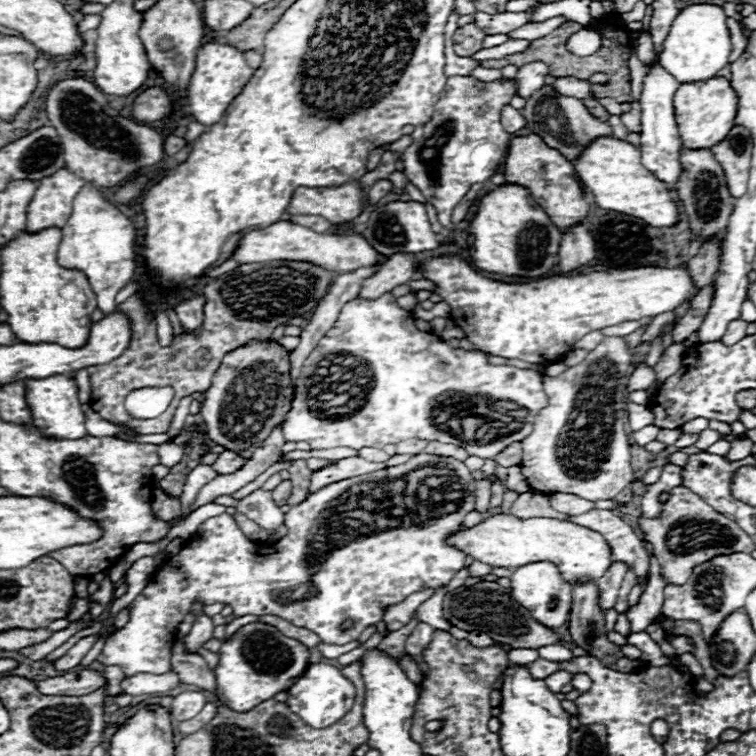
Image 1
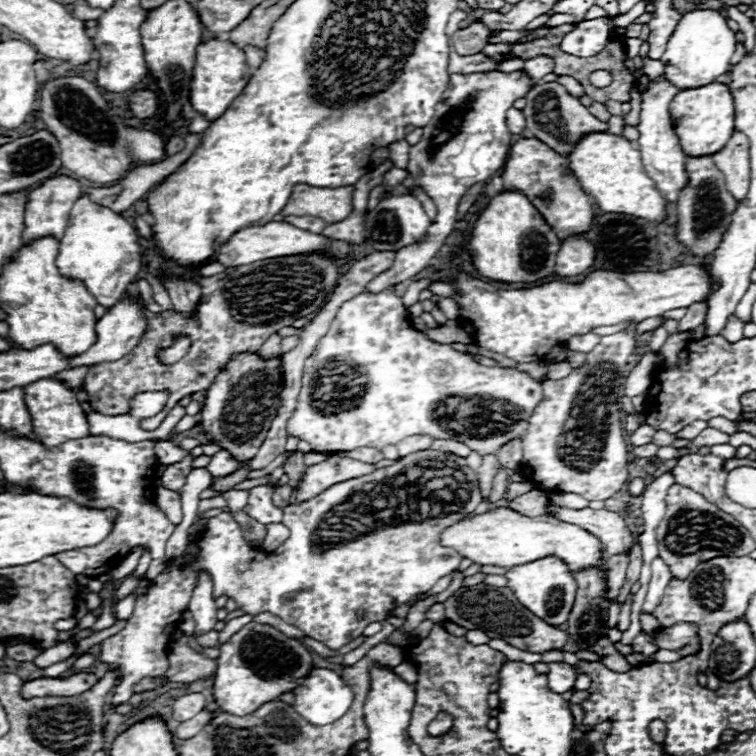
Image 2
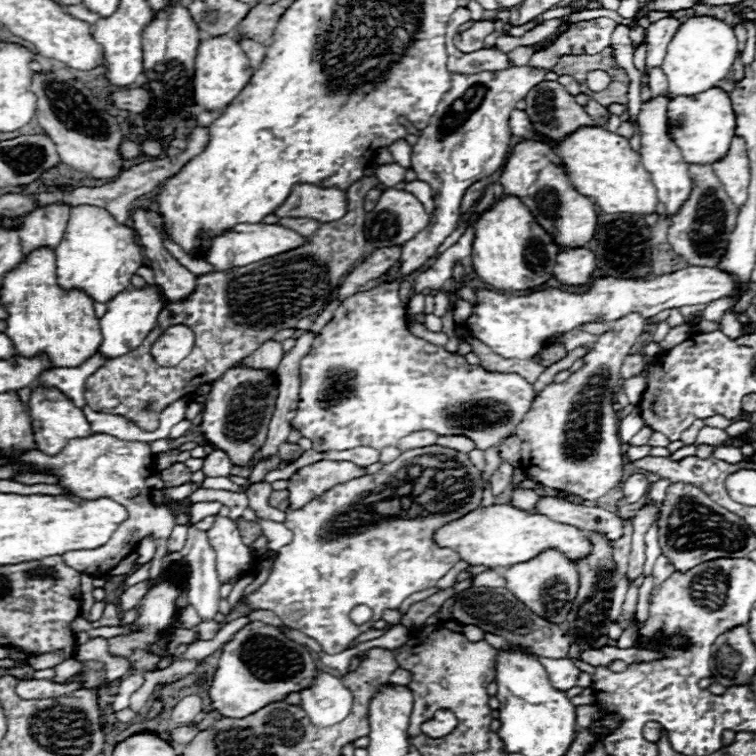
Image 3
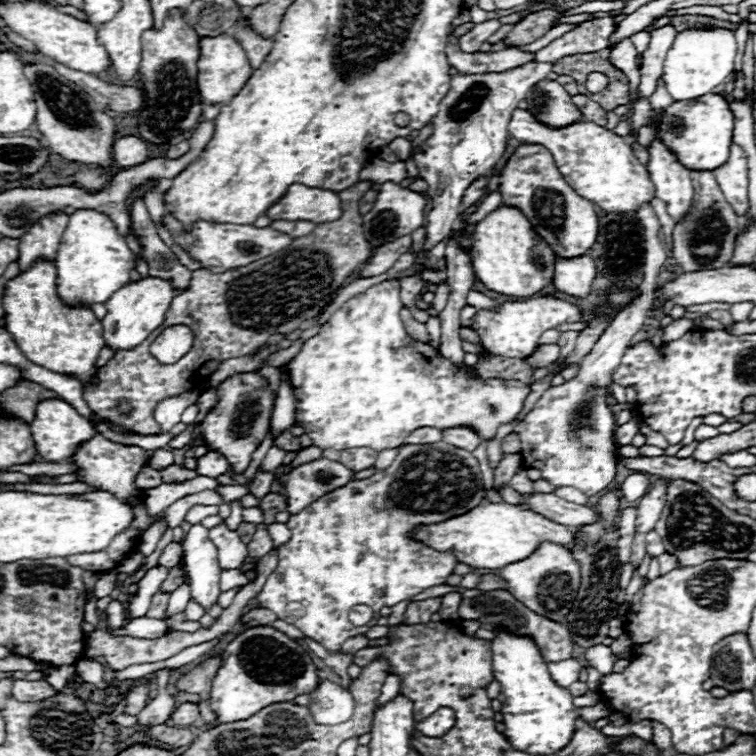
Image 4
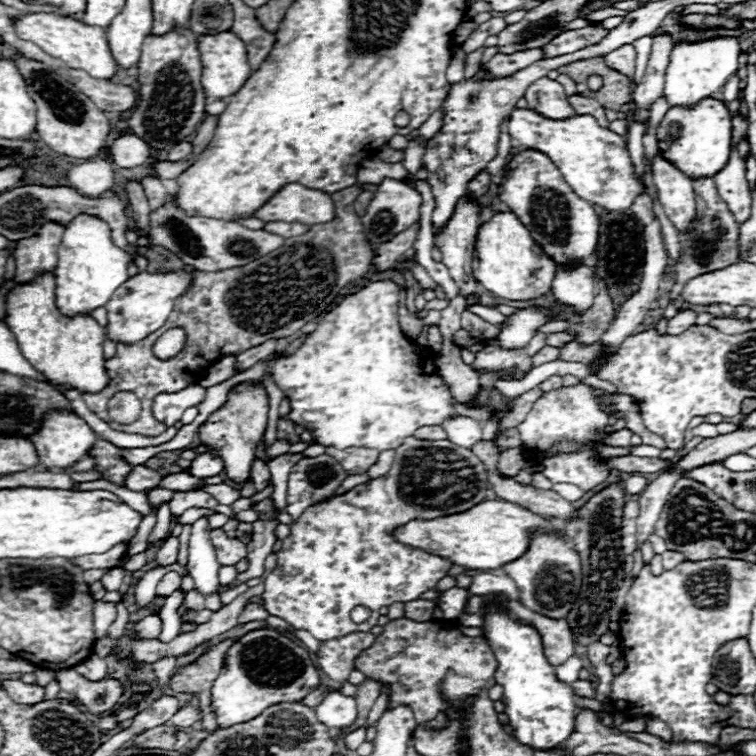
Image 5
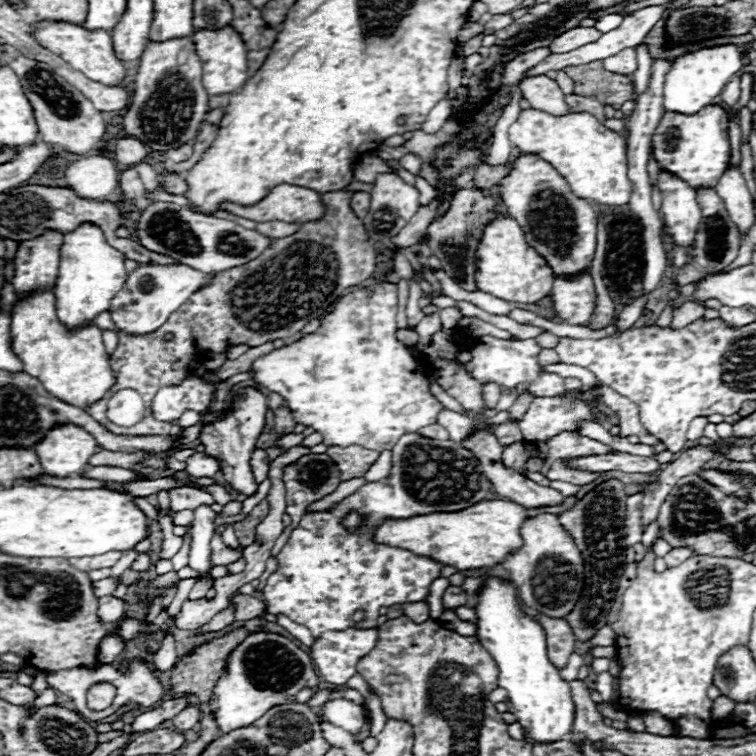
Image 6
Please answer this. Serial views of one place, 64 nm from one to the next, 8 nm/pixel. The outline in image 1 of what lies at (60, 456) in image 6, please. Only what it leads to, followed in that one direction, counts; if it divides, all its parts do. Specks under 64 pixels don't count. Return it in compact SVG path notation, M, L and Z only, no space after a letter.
M56 374L50 378L28 378L26 382L26 402L32 412L32 426L40 428L40 432L58 438L82 438L86 436L84 428L84 412L78 402L78 386L76 380L68 374Z

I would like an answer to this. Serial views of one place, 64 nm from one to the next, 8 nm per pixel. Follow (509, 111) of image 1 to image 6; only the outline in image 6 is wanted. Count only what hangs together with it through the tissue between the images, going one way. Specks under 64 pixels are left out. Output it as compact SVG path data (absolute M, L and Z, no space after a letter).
M528 108L520 112L508 134L512 146L522 154L538 154L550 162L566 178L576 196L612 208L630 202L632 182L628 178L626 136L608 130L592 114L570 112L566 116L550 116Z

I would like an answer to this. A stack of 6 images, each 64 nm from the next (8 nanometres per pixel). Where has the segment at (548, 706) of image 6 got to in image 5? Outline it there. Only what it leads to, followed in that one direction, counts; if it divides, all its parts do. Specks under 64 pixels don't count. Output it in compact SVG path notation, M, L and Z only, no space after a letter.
M496 606L486 610L482 628L498 662L494 678L504 688L504 714L514 730L514 738L532 750L552 750L564 744L564 740L574 732L578 708L574 704L572 688L562 684L554 674L554 666L548 664L540 636L534 628L526 628L526 624L510 620L510 616Z

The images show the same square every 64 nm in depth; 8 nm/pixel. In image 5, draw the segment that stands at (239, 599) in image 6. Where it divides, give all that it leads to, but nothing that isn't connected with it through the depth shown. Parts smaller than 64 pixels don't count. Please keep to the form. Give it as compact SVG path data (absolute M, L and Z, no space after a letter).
M246 604L246 608L242 610L242 616L238 616L238 620L240 620L240 624L246 624L246 622L254 622L254 620L262 620L262 622L266 622L266 618L268 618L270 614L260 606L260 604Z

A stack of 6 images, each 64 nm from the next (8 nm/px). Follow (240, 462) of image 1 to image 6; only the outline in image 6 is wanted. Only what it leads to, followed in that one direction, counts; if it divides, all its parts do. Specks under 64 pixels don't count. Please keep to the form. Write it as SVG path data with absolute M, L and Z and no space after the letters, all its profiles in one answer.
M196 452L192 458L186 460L186 472L194 478L212 478L218 470L220 470L220 464L218 460L210 458L208 454L204 452Z

